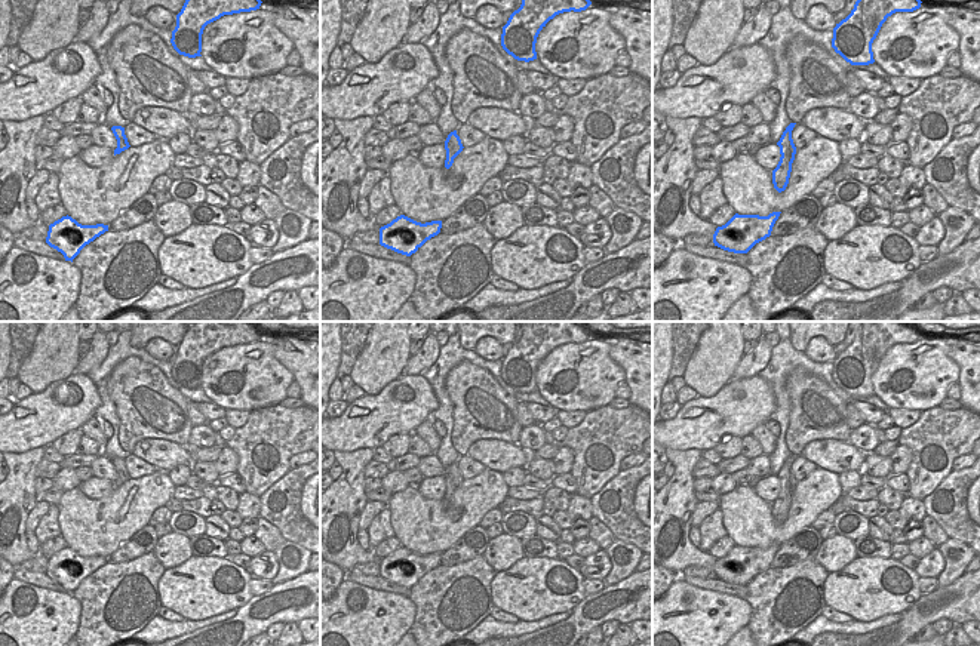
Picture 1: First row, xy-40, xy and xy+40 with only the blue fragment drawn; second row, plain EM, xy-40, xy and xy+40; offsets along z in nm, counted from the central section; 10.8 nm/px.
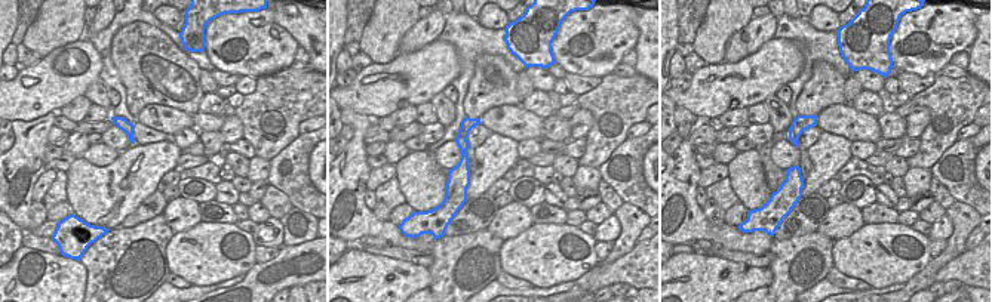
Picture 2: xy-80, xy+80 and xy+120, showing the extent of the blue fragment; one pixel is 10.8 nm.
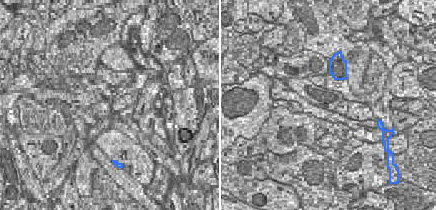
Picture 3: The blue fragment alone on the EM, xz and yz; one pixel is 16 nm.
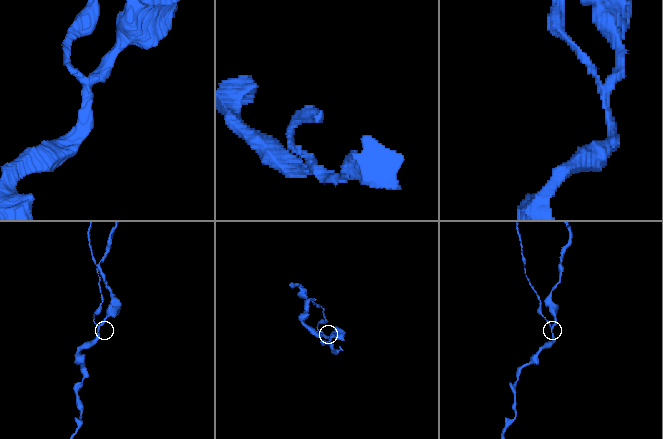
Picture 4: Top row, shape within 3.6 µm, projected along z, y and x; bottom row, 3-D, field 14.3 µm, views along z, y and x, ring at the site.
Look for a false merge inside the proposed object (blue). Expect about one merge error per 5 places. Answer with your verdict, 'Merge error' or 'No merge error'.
Merge error

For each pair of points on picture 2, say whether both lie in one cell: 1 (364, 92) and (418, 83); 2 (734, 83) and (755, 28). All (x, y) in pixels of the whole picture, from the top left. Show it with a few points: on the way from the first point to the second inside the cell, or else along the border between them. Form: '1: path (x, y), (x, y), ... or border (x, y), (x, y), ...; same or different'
1: path (377, 91), (383, 88), (405, 88); same
2: border (771, 37), (740, 59), (724, 62); different

